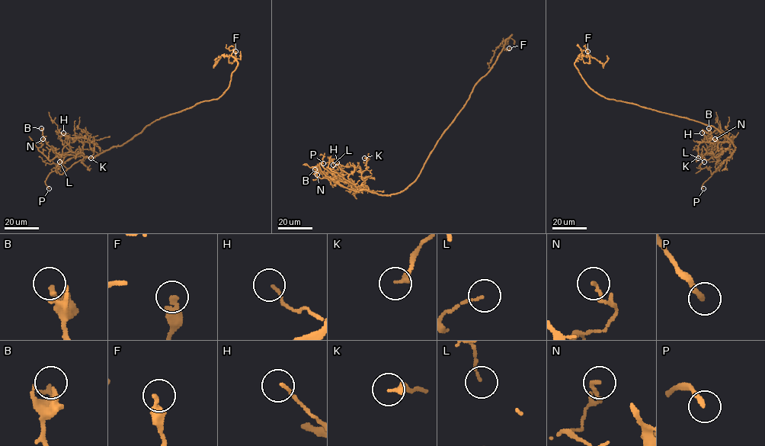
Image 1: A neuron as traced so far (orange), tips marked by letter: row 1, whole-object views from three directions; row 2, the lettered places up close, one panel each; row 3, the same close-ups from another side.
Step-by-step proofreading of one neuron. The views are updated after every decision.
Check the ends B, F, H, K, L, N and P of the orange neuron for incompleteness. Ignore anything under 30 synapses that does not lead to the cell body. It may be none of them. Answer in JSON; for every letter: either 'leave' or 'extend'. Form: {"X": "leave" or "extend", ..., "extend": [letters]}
{"B": "leave", "F": "leave", "H": "leave", "K": "leave", "L": "leave", "N": "leave", "P": "extend", "extend": ["P"]}

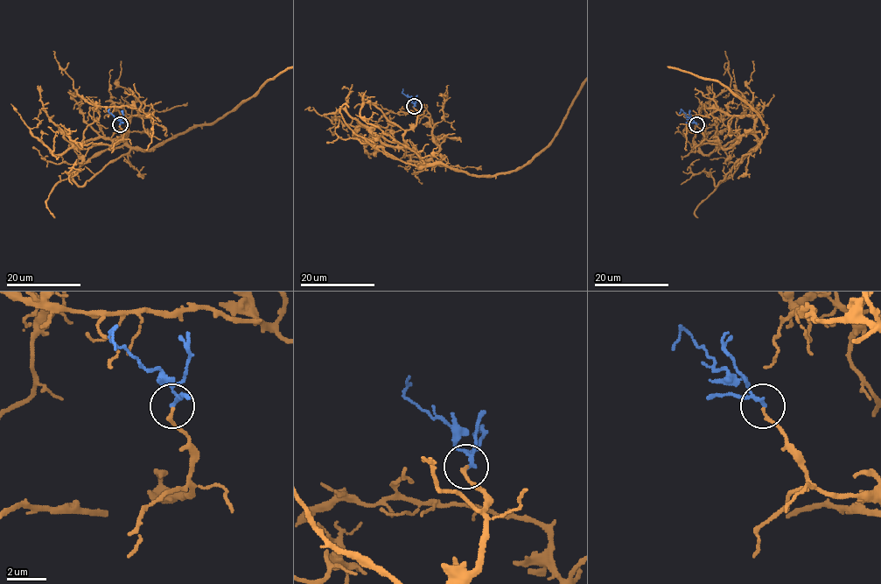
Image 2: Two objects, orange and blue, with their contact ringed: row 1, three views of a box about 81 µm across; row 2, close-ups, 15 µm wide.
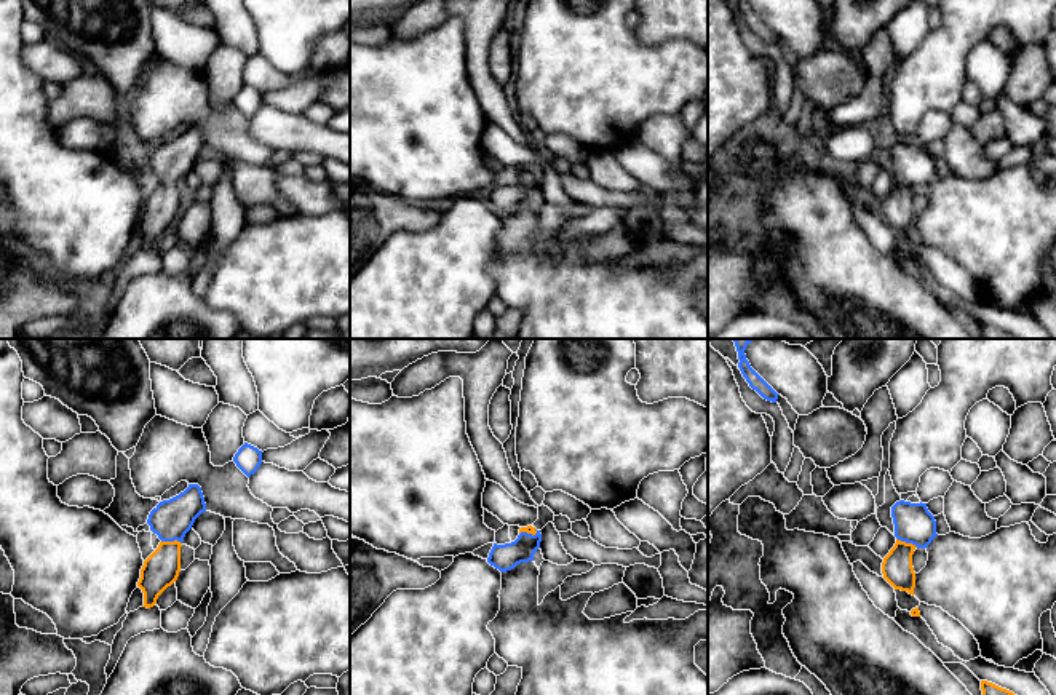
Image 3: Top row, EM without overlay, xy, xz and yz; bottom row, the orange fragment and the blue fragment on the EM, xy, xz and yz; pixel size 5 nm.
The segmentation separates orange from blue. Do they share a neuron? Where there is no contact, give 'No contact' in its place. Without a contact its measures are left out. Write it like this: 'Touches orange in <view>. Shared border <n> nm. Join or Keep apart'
Touches orange in yz. Shared border 120 nm. Join

